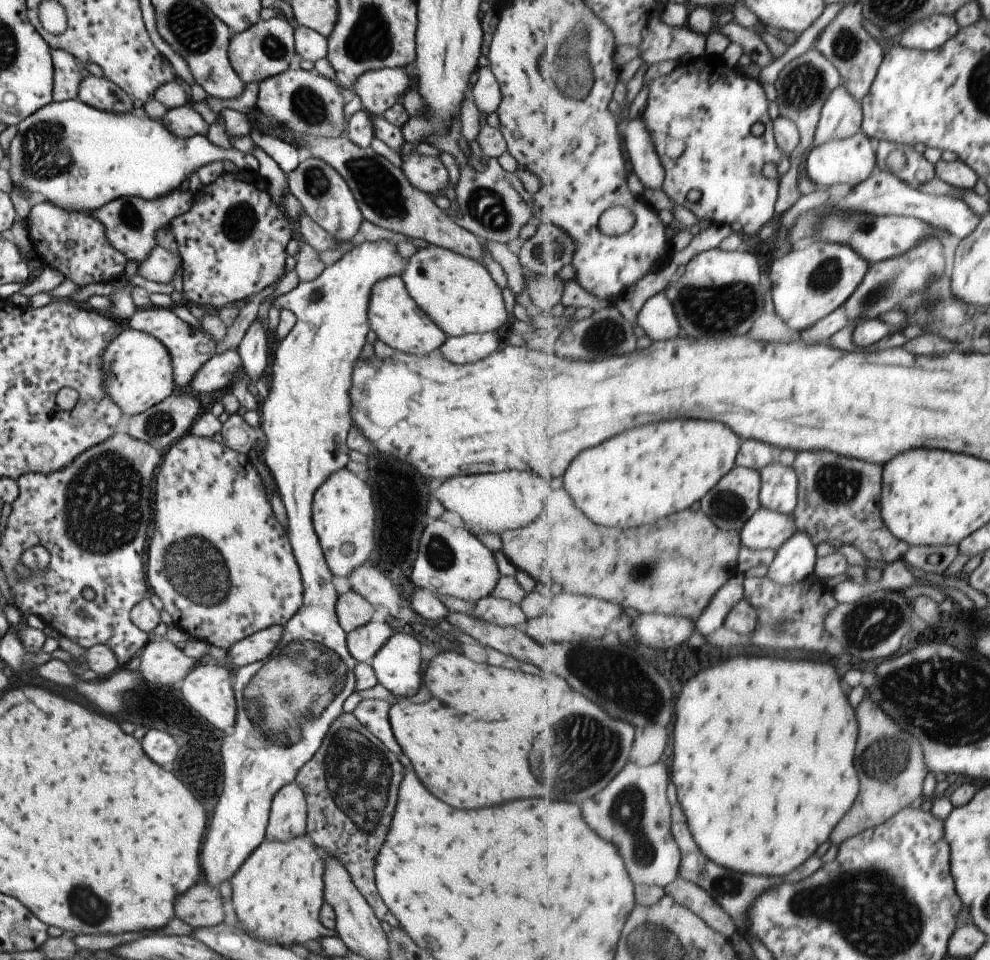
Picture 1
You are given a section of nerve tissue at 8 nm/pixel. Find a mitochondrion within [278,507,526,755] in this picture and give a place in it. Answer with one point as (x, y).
(441, 555)

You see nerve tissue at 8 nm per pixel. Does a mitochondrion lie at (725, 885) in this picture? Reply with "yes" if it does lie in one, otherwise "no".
yes

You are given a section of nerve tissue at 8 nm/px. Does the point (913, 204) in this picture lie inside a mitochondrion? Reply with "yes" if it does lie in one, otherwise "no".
no

